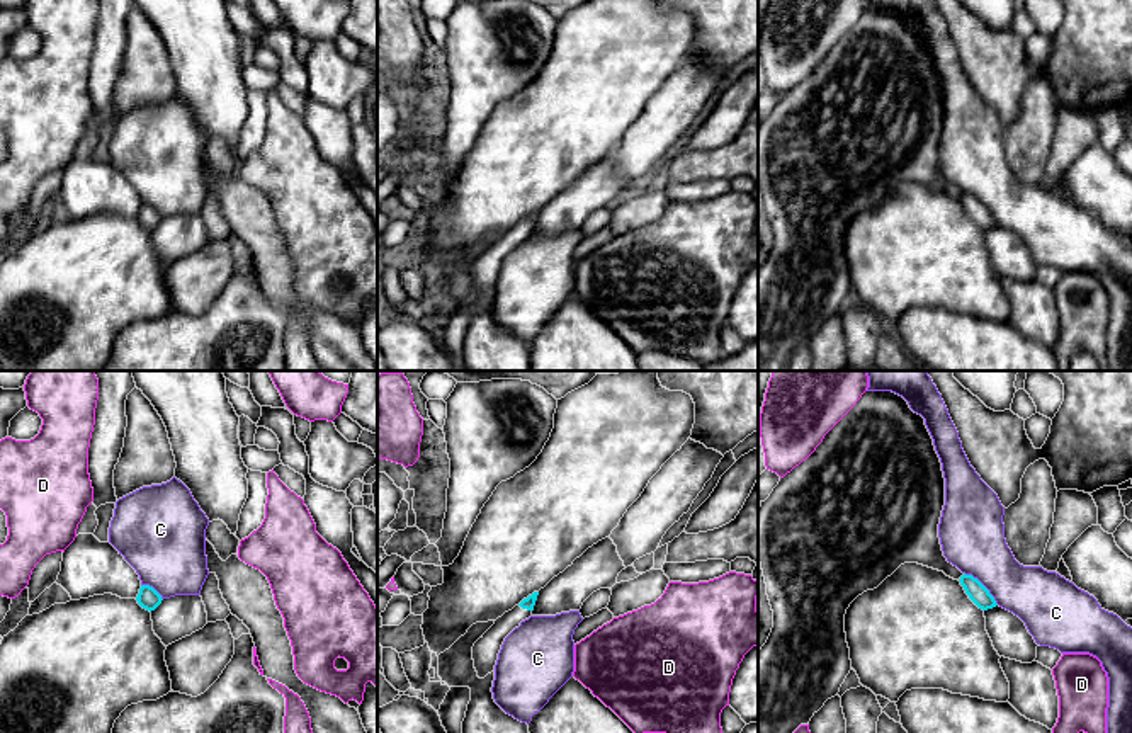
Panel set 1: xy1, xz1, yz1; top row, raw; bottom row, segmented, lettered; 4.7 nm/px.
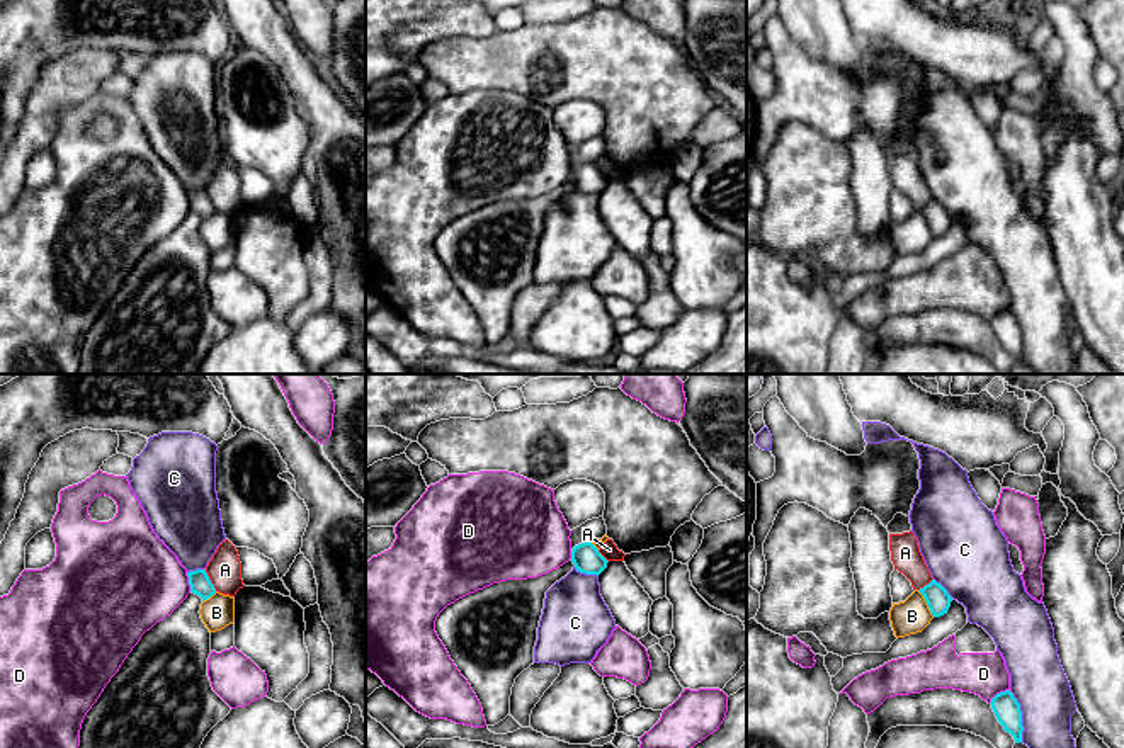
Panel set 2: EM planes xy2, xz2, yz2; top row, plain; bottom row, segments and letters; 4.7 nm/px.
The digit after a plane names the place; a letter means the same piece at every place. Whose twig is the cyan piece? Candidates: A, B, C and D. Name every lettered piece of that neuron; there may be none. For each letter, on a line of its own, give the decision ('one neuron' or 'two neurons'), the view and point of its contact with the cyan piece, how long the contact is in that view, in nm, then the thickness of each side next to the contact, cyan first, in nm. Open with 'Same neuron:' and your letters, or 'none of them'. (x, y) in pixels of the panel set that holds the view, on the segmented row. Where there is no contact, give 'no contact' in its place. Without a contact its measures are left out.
Same neuron: none of them
A: two neurons | xy2 (210, 580) | 120 nm | 100/160 nm
B: two neurons | yz2 (927, 604) | 150 nm | 120/160 nm
C: two neurons | yz2 (1021, 716) | 260 nm | 120/260 nm
D: two neurons | yz2 (999, 694) | 120 nm | 120/200 nm

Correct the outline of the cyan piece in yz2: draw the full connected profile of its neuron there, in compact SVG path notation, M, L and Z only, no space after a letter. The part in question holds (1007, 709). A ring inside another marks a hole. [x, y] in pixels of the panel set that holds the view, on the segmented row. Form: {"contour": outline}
{"contour": "M1010 690L1000 692L990 704L1003 729L1013 736L1015 743L1022 743L1022 711L1013 694Z"}

